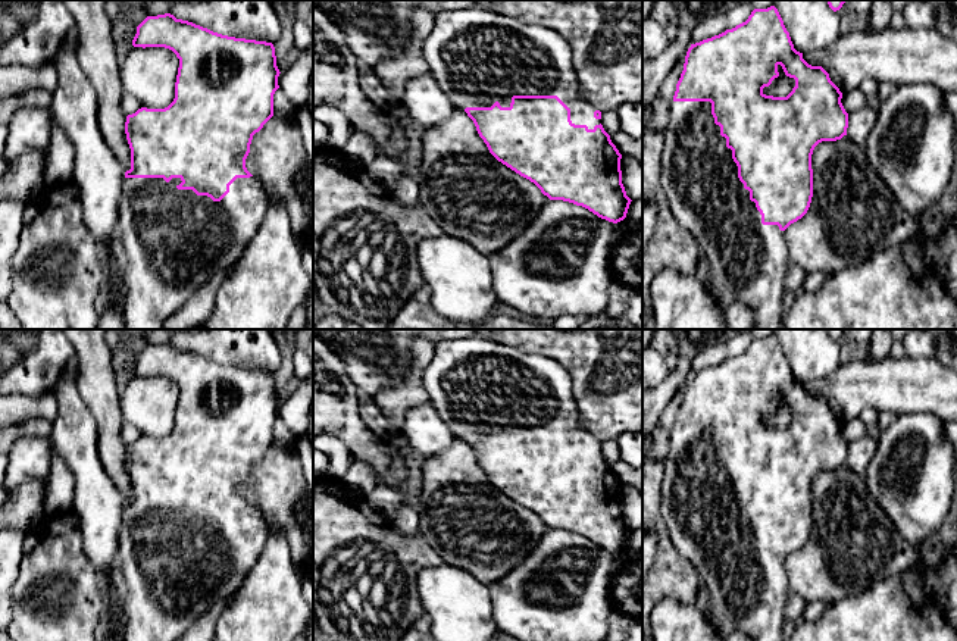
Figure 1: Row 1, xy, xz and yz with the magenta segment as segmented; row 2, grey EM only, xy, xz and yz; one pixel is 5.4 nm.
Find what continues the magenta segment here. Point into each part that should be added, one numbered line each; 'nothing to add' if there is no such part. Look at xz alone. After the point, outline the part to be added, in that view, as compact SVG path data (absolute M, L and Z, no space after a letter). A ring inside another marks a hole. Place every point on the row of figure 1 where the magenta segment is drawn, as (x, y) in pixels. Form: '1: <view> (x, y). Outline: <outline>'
1: xz (478, 56). Outline: M481 4L463 10L442 10L434 16L434 29L425 40L425 59L432 76L459 110L491 107L495 101L501 107L510 107L513 96L557 96L570 109L572 123L587 125L588 129L601 123L601 119L594 118L595 109L581 97L569 44L550 28L526 25Z

